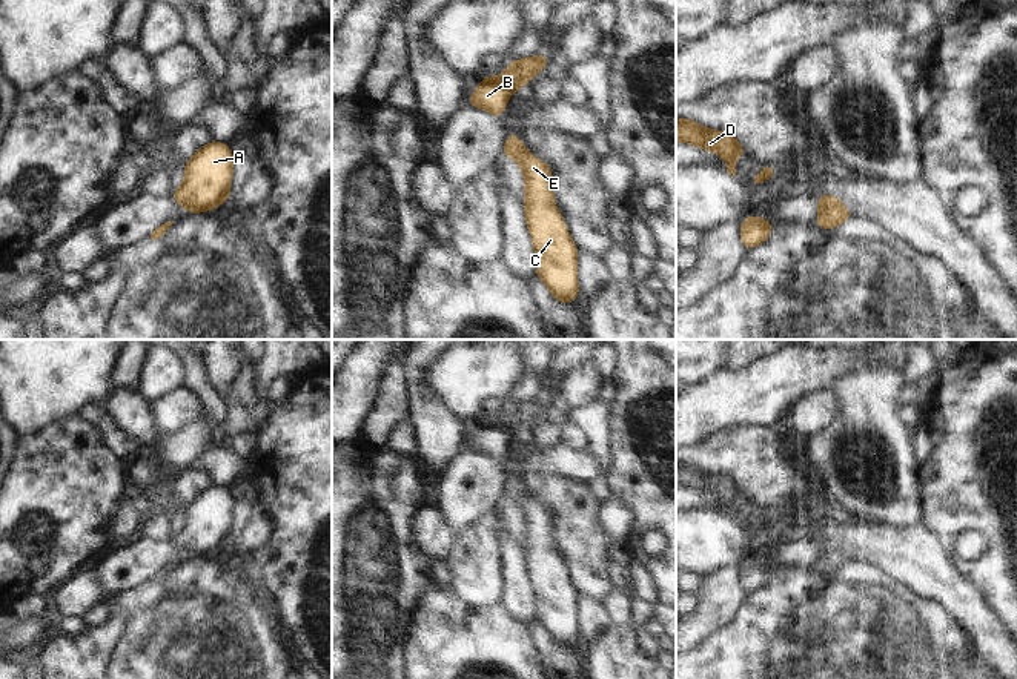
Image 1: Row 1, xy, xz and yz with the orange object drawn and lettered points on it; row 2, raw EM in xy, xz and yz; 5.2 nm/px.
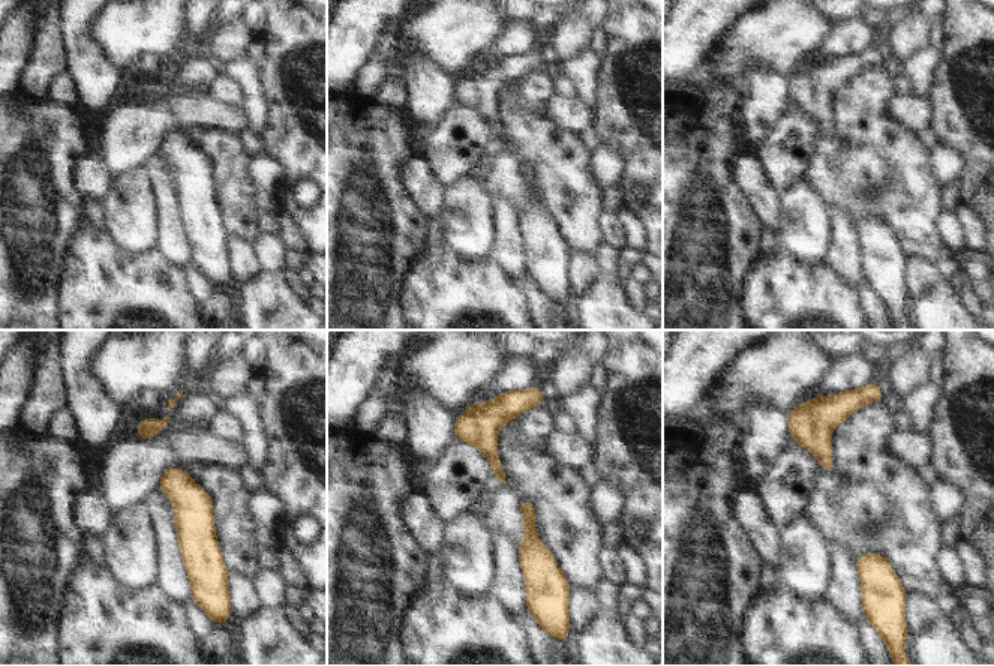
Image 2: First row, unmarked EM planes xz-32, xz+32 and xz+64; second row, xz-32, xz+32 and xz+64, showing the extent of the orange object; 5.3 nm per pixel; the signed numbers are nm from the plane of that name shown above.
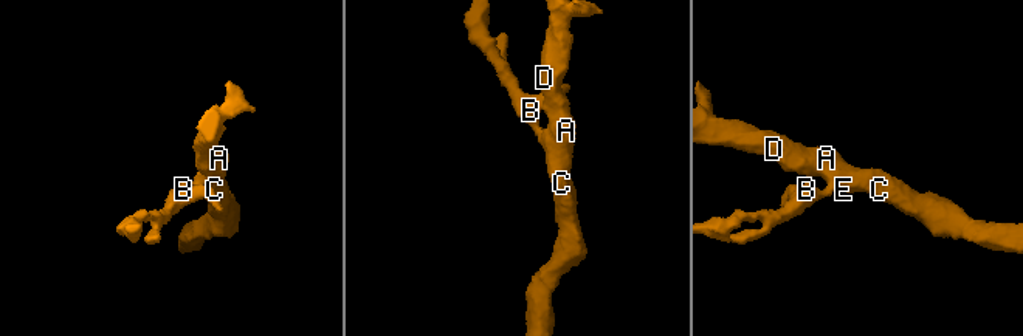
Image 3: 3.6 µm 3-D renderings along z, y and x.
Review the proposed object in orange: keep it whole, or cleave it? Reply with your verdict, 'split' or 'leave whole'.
leave whole

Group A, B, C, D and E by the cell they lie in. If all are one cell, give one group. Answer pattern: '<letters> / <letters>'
A B C D E

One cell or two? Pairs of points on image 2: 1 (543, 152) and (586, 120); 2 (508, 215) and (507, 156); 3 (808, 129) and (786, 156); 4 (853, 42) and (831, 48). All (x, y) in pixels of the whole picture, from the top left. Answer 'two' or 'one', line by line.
1: two
2: two
3: one
4: one

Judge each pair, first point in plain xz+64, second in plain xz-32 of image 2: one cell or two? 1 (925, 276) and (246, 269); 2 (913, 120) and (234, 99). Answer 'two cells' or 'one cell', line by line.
1: one cell
2: two cells

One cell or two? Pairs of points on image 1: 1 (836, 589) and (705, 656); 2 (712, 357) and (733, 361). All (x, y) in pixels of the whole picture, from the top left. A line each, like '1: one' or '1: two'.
1: one
2: two

